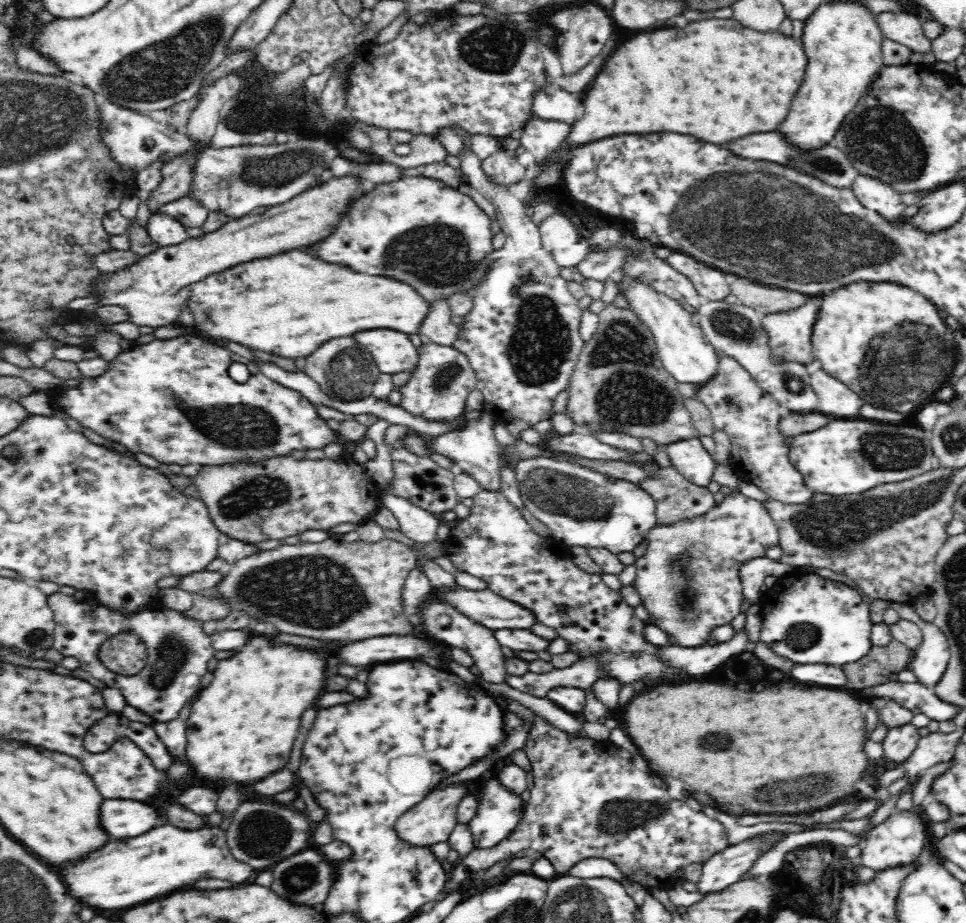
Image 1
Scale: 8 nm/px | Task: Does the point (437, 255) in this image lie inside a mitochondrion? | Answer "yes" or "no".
yes

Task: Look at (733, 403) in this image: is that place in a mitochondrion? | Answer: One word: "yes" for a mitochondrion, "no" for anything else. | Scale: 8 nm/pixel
yes

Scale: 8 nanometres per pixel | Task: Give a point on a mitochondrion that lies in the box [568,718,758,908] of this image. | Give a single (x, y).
(618, 816)

